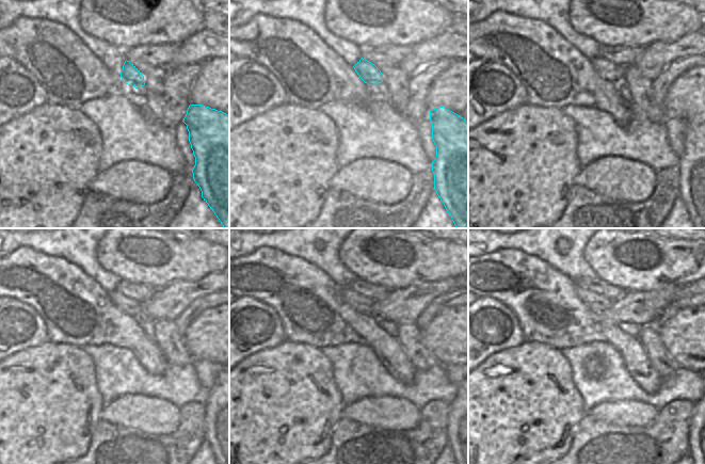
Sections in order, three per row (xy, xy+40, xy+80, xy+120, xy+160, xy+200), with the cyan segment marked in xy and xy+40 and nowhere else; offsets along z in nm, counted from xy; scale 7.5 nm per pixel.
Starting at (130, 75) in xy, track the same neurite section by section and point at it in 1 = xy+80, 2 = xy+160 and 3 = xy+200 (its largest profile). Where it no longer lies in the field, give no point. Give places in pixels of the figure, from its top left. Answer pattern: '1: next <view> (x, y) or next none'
1: next xy+80 (606, 69)
2: next xy+160 (364, 305)
3: next xy+200 (598, 303)

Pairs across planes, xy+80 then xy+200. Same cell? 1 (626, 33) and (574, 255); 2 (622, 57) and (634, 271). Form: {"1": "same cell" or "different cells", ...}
{"1": "different cells", "2": "different cells"}

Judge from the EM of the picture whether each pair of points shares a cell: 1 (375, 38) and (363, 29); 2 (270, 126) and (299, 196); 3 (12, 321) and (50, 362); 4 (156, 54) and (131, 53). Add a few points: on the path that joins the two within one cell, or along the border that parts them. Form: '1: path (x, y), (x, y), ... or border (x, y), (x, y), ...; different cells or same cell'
1: path (372, 35), (366, 29); same cell
2: path (276, 143), (276, 172), (284, 179); same cell
3: border (47, 340), (33, 347), (21, 349), (12, 355); different cells
4: path (149, 56), (138, 53); same cell

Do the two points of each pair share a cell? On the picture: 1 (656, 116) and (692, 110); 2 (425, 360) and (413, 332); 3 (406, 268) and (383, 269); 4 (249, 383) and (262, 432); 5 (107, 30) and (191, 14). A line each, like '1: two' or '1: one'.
1: two
2: one
3: one
4: one
5: one

